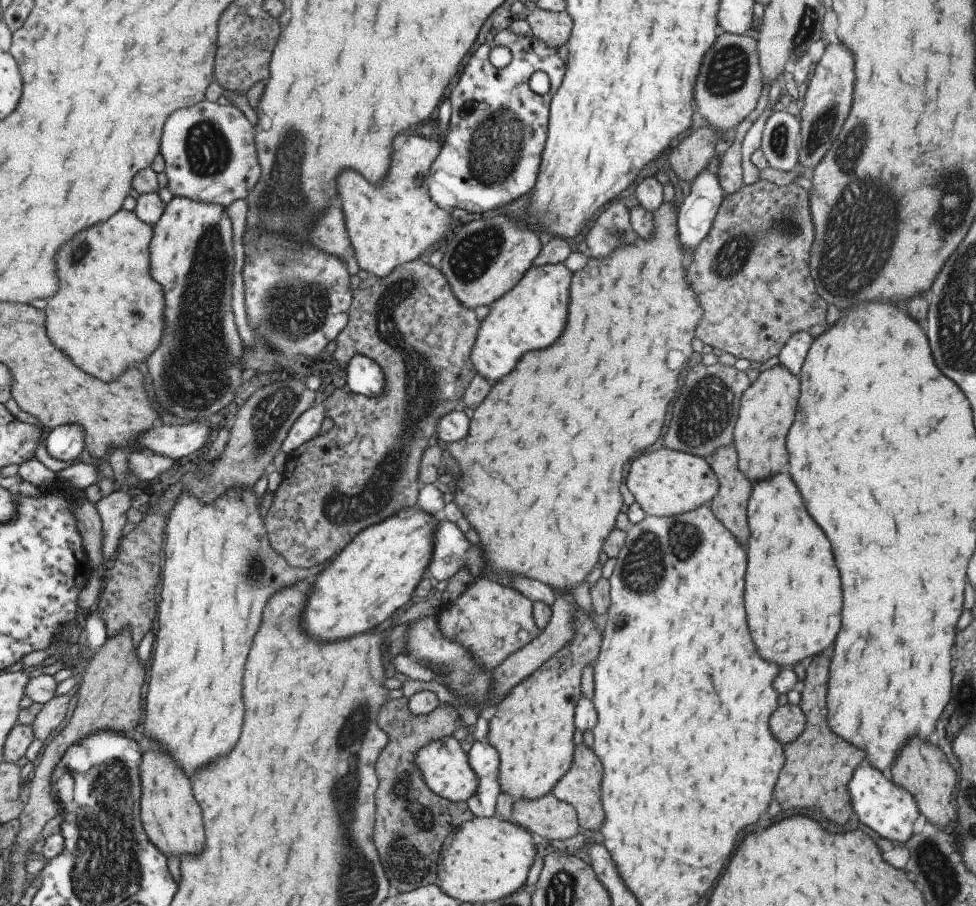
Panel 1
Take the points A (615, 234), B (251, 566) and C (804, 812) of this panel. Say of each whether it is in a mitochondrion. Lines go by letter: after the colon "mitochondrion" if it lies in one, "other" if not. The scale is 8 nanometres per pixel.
A: mitochondrion
B: mitochondrion
C: other

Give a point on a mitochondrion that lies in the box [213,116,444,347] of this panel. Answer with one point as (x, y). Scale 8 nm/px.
(284, 192)

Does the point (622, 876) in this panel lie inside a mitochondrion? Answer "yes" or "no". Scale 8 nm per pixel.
no

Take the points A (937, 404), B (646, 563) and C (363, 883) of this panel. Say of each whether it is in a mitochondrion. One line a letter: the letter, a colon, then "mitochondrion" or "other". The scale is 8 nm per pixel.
A: other
B: mitochondrion
C: mitochondrion

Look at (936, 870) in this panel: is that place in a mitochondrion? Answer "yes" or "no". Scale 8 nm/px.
yes

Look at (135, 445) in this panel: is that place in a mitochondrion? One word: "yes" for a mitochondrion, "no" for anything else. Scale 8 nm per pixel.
no

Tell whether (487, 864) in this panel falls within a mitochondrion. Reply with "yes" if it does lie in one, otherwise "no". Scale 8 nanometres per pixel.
no

